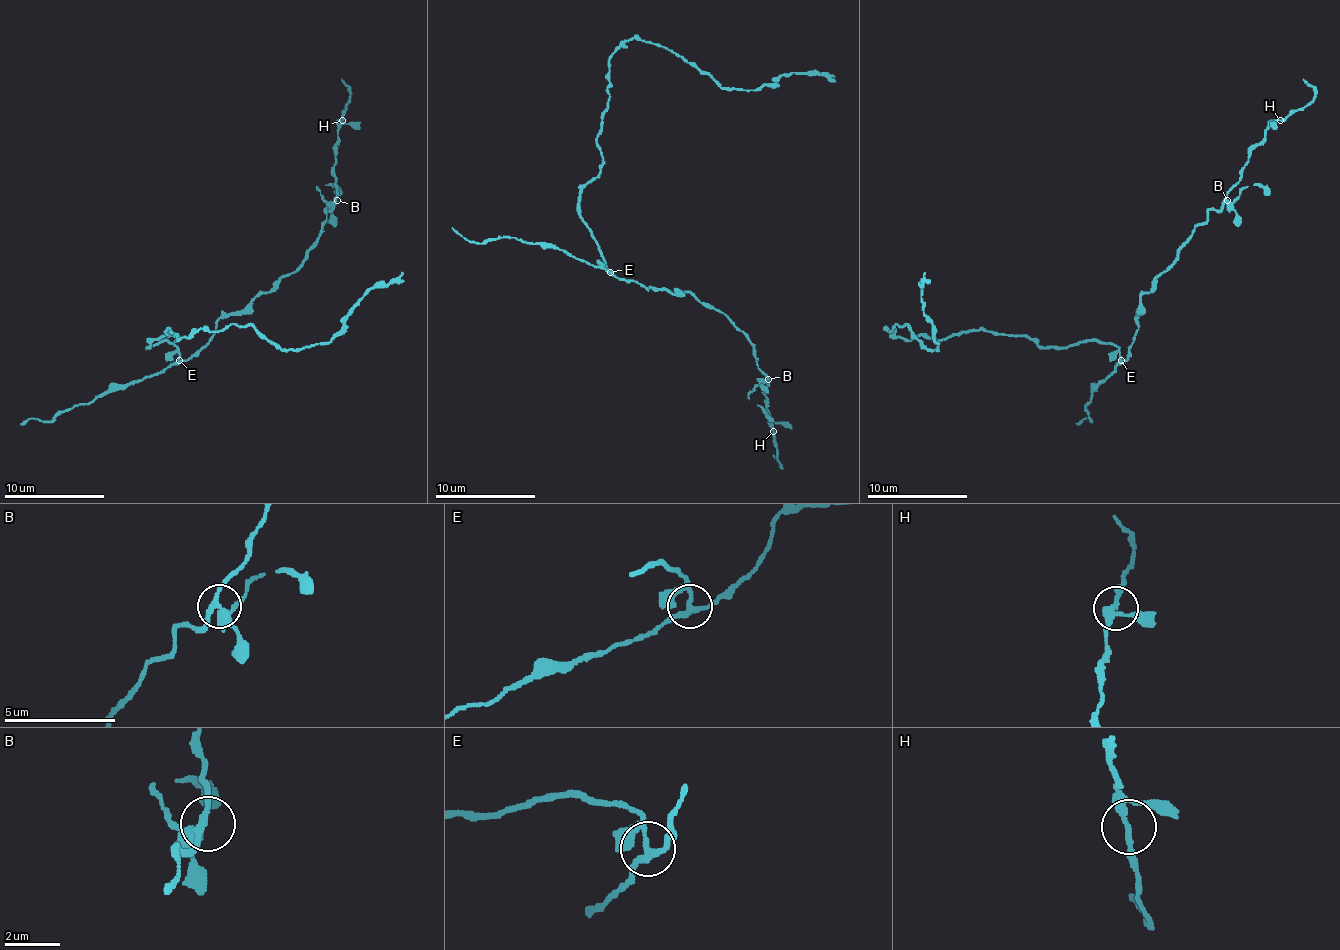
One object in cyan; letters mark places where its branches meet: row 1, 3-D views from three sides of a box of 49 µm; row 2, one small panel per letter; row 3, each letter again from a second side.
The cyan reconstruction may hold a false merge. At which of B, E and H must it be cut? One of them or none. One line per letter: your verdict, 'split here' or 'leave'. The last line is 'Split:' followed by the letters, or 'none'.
B: leave
E: split here
H: leave
Split: E

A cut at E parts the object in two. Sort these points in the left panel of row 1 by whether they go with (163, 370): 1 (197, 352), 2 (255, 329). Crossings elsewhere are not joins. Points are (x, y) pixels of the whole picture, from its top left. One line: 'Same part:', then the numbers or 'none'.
Same part: 1

